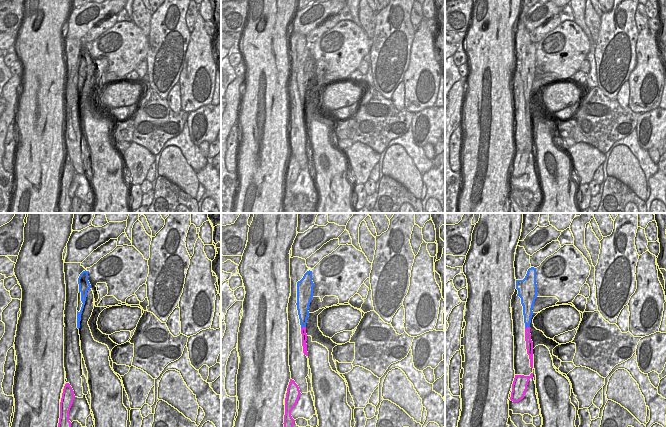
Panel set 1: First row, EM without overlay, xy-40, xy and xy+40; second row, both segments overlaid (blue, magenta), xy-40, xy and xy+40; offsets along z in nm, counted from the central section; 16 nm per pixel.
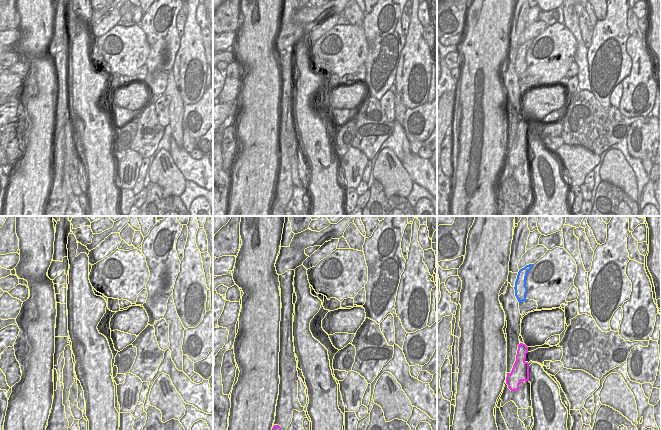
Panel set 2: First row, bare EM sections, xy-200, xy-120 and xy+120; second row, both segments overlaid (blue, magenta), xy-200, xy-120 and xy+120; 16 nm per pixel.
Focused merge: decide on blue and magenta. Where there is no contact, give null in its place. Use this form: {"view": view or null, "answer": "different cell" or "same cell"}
{"view": "xy", "answer": "same cell"}

